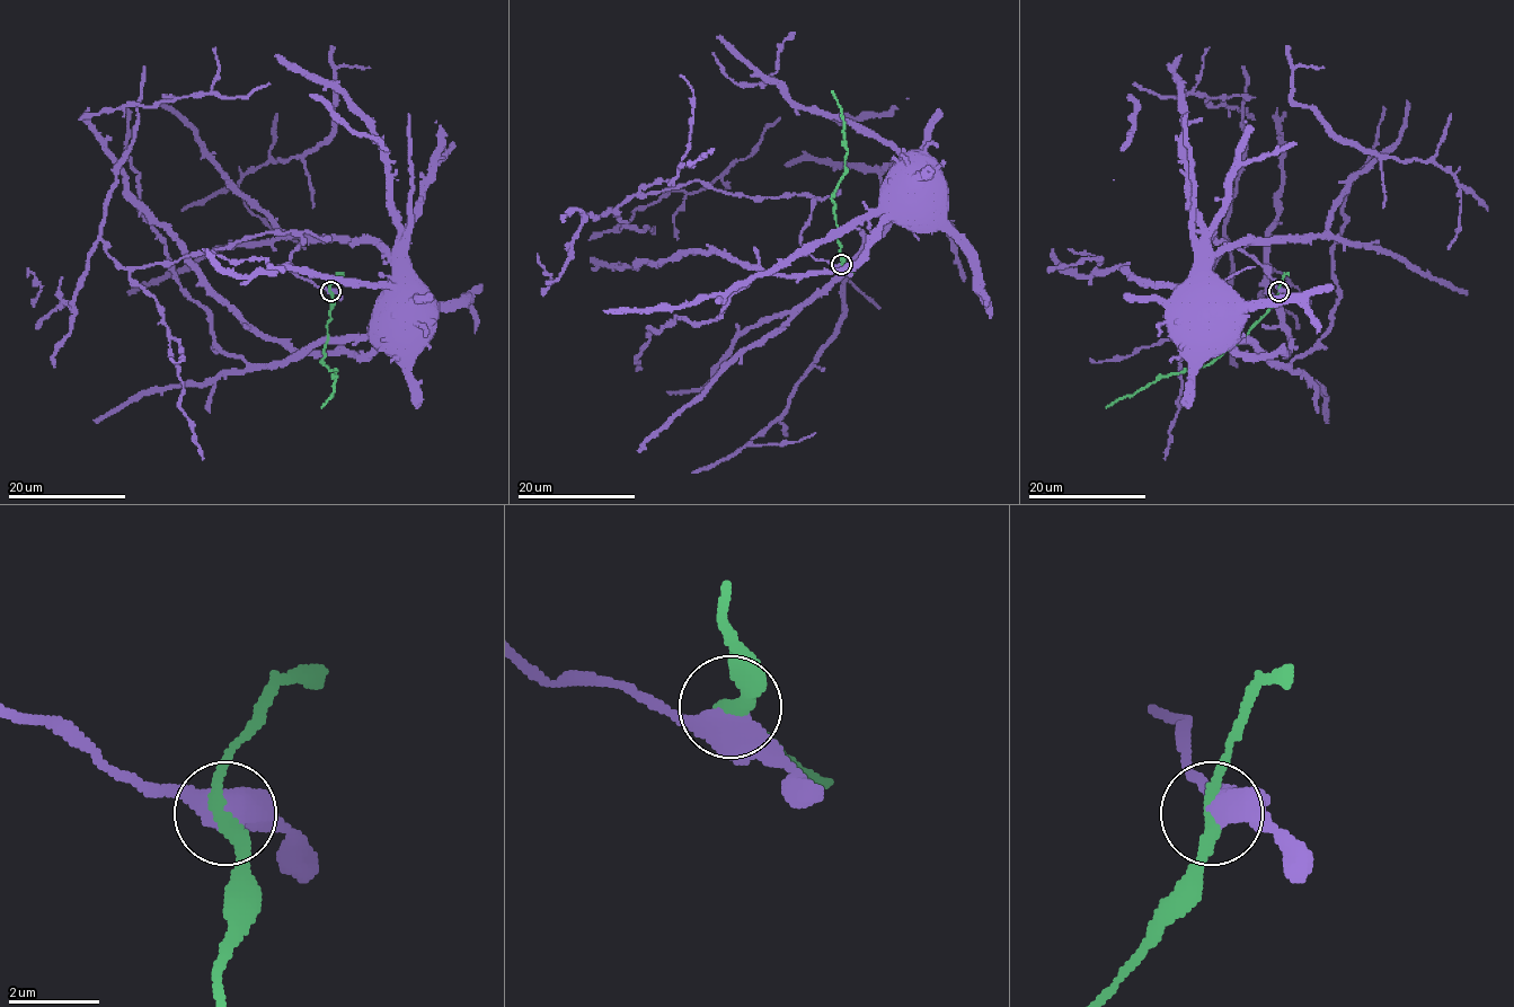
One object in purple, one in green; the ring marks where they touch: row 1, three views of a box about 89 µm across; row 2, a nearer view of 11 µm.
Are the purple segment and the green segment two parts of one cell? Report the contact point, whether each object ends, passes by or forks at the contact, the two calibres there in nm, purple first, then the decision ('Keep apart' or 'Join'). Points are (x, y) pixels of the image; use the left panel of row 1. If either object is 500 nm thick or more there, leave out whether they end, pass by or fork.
Place: (330, 291). At the ring purple passes by. At the ring green passes by. Thickness 480 nm (purple) against 280 nm. Keep apart

